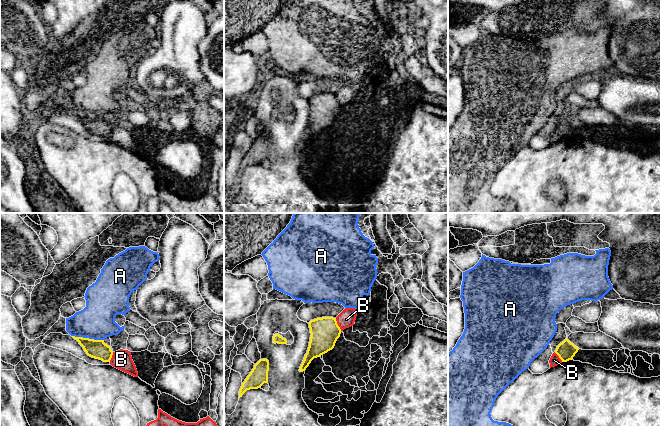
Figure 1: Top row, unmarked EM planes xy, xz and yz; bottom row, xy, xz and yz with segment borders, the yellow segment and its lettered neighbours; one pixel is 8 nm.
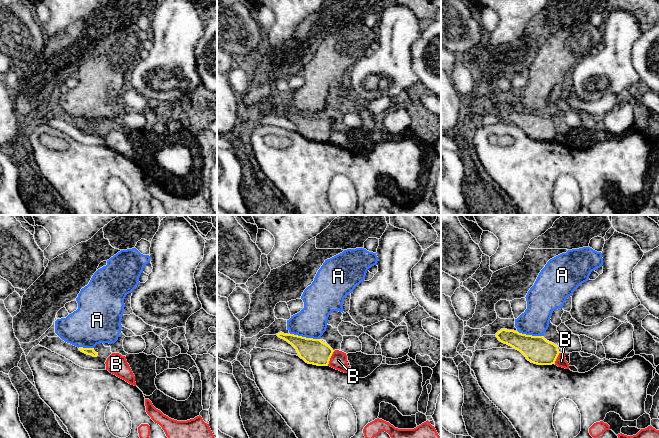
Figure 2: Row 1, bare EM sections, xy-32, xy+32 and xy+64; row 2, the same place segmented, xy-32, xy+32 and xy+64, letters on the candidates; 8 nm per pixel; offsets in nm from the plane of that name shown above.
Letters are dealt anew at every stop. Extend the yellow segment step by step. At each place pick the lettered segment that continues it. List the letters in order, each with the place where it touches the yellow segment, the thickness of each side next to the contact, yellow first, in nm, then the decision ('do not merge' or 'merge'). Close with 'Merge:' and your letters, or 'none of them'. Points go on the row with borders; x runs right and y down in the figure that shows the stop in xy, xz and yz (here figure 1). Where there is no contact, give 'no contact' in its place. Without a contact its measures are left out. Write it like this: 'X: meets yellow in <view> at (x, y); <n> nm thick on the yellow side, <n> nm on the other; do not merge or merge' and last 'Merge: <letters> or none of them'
A: meets yellow in xy at (88, 338); 150 nm thick on the yellow side, 300 nm on the other; do not merge
B: meets yellow in xz at (337, 324); 220 nm thick on the yellow side, 140 nm on the other; do not merge
Merge: none of them

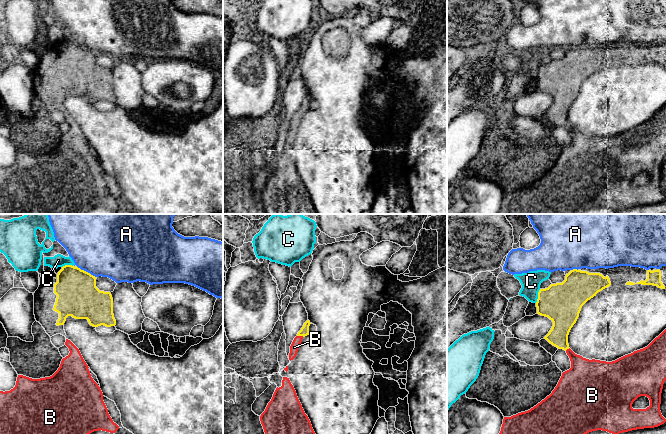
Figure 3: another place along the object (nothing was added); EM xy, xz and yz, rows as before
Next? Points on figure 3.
A: meets yellow in xy at (85, 271); 340 nm thick on the yellow side, 500 nm on the other; do not merge
B: meets yellow in xz at (300, 335); 70 nm thick on the yellow side, 70 nm on the other; merge
C: meets yellow in yz at (538, 296); 320 nm thick on the yellow side, 160 nm on the other; do not merge
Merge: B

